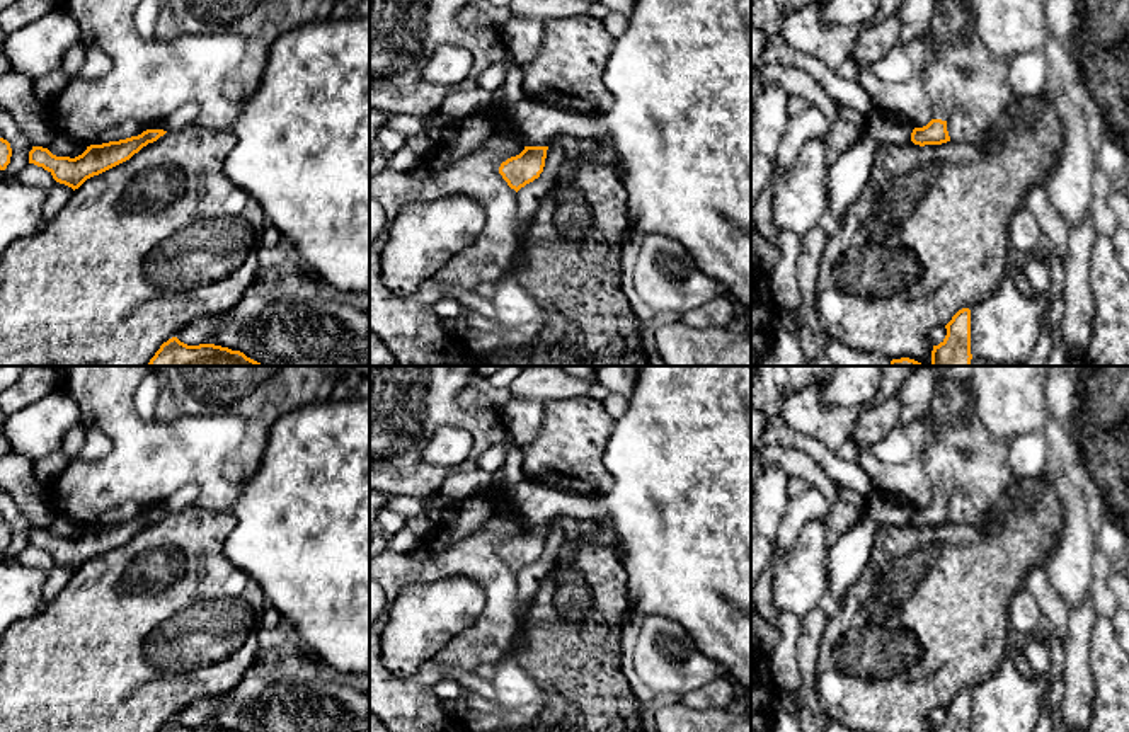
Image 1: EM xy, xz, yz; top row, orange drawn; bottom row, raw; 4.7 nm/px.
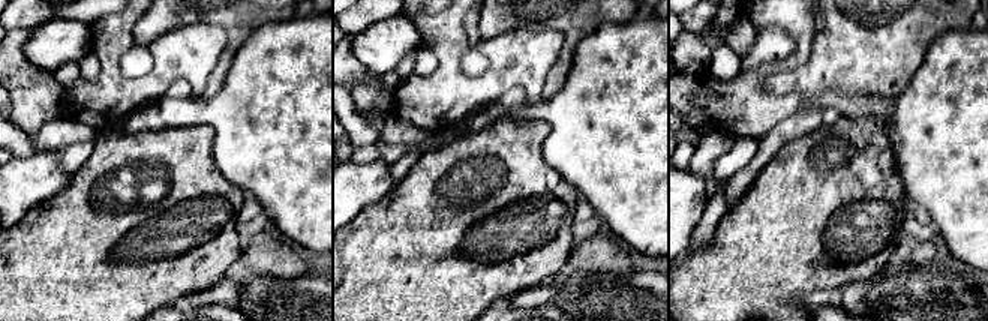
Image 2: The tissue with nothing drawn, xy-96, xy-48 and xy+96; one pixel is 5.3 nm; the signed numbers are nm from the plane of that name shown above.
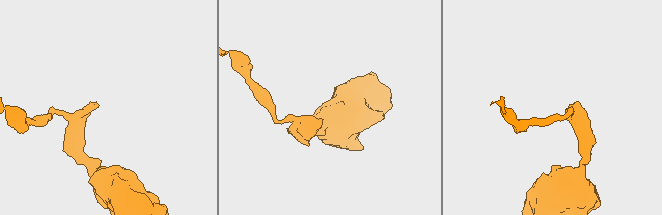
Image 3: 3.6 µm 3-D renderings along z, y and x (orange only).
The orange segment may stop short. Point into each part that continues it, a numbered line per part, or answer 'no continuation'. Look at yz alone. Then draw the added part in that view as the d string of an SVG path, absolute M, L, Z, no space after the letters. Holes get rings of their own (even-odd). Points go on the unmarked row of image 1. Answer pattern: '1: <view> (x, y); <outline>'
1: yz (968, 458); M976 400L971 403L967 417L966 426L947 422L930 432L923 453L923 470L931 480L933 500L948 502L954 492L962 490L981 512L986 512L1013 482L1013 473L1006 463L1010 441L996 439L988 432L976 414Z

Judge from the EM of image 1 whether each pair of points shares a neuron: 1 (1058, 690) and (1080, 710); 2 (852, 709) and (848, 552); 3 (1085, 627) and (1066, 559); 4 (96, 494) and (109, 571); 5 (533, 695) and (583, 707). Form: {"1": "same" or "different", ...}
{"1": "different", "2": "different", "3": "different", "4": "different", "5": "different"}

